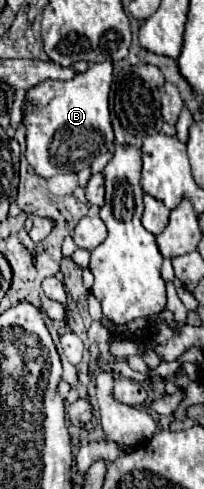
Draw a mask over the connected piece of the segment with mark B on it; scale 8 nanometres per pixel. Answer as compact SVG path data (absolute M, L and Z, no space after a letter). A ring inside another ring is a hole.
M91 63L85 73L69 81L43 81L29 89L23 111L27 123L27 161L49 179L57 173L77 173L93 159L113 147L113 127L109 117L109 87L113 81L113 63Z

